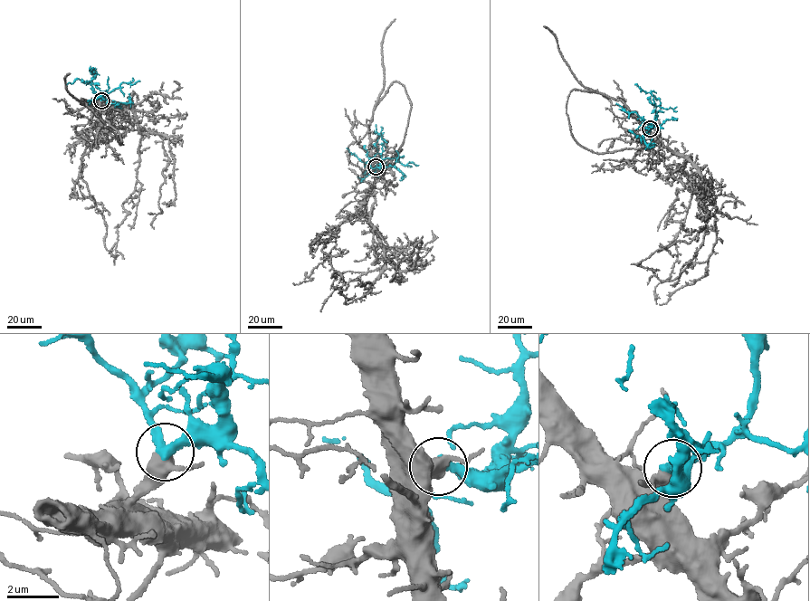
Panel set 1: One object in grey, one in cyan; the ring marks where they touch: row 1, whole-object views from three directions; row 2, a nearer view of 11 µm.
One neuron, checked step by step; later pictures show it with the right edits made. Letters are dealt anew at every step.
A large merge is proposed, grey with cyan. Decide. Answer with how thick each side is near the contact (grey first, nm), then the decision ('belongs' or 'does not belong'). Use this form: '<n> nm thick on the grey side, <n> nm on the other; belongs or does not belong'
480 nm thick on the grey side, 340 nm on the other; belongs

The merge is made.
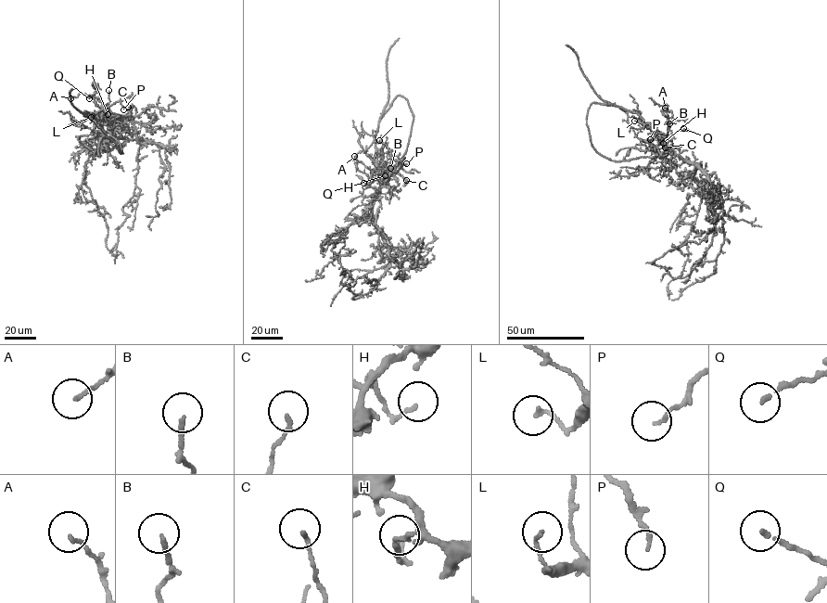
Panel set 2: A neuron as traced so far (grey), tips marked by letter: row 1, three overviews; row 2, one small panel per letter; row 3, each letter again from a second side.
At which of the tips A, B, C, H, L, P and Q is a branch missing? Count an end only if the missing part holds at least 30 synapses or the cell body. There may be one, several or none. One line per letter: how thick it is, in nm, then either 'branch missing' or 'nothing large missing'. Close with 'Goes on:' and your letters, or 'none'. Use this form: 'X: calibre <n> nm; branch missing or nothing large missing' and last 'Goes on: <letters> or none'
A: calibre 120 nm; nothing large missing
B: calibre 150 nm; nothing large missing
C: calibre 130 nm; nothing large missing
H: calibre 120 nm; nothing large missing
L: calibre 140 nm; nothing large missing
P: calibre 120 nm; nothing large missing
Q: calibre 160 nm; nothing large missing
Goes on: none

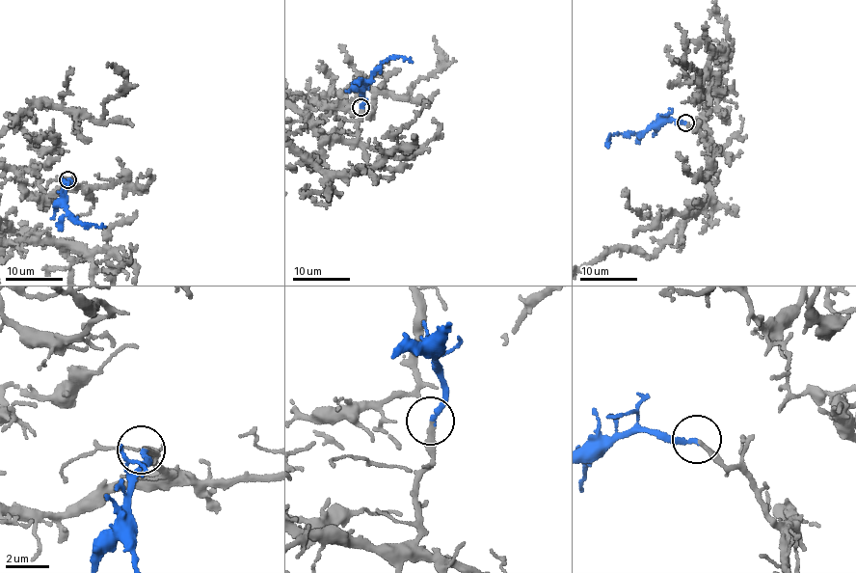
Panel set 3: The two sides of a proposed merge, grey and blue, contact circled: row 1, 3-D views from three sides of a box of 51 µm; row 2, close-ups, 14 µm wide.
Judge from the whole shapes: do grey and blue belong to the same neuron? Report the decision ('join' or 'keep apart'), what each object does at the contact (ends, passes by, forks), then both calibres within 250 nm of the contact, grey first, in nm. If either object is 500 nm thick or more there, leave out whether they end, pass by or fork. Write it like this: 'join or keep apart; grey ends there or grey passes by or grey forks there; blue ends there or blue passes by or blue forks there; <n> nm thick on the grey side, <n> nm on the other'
join; grey ends there; blue ends there; 240 nm thick on the grey side, 240 nm on the other

